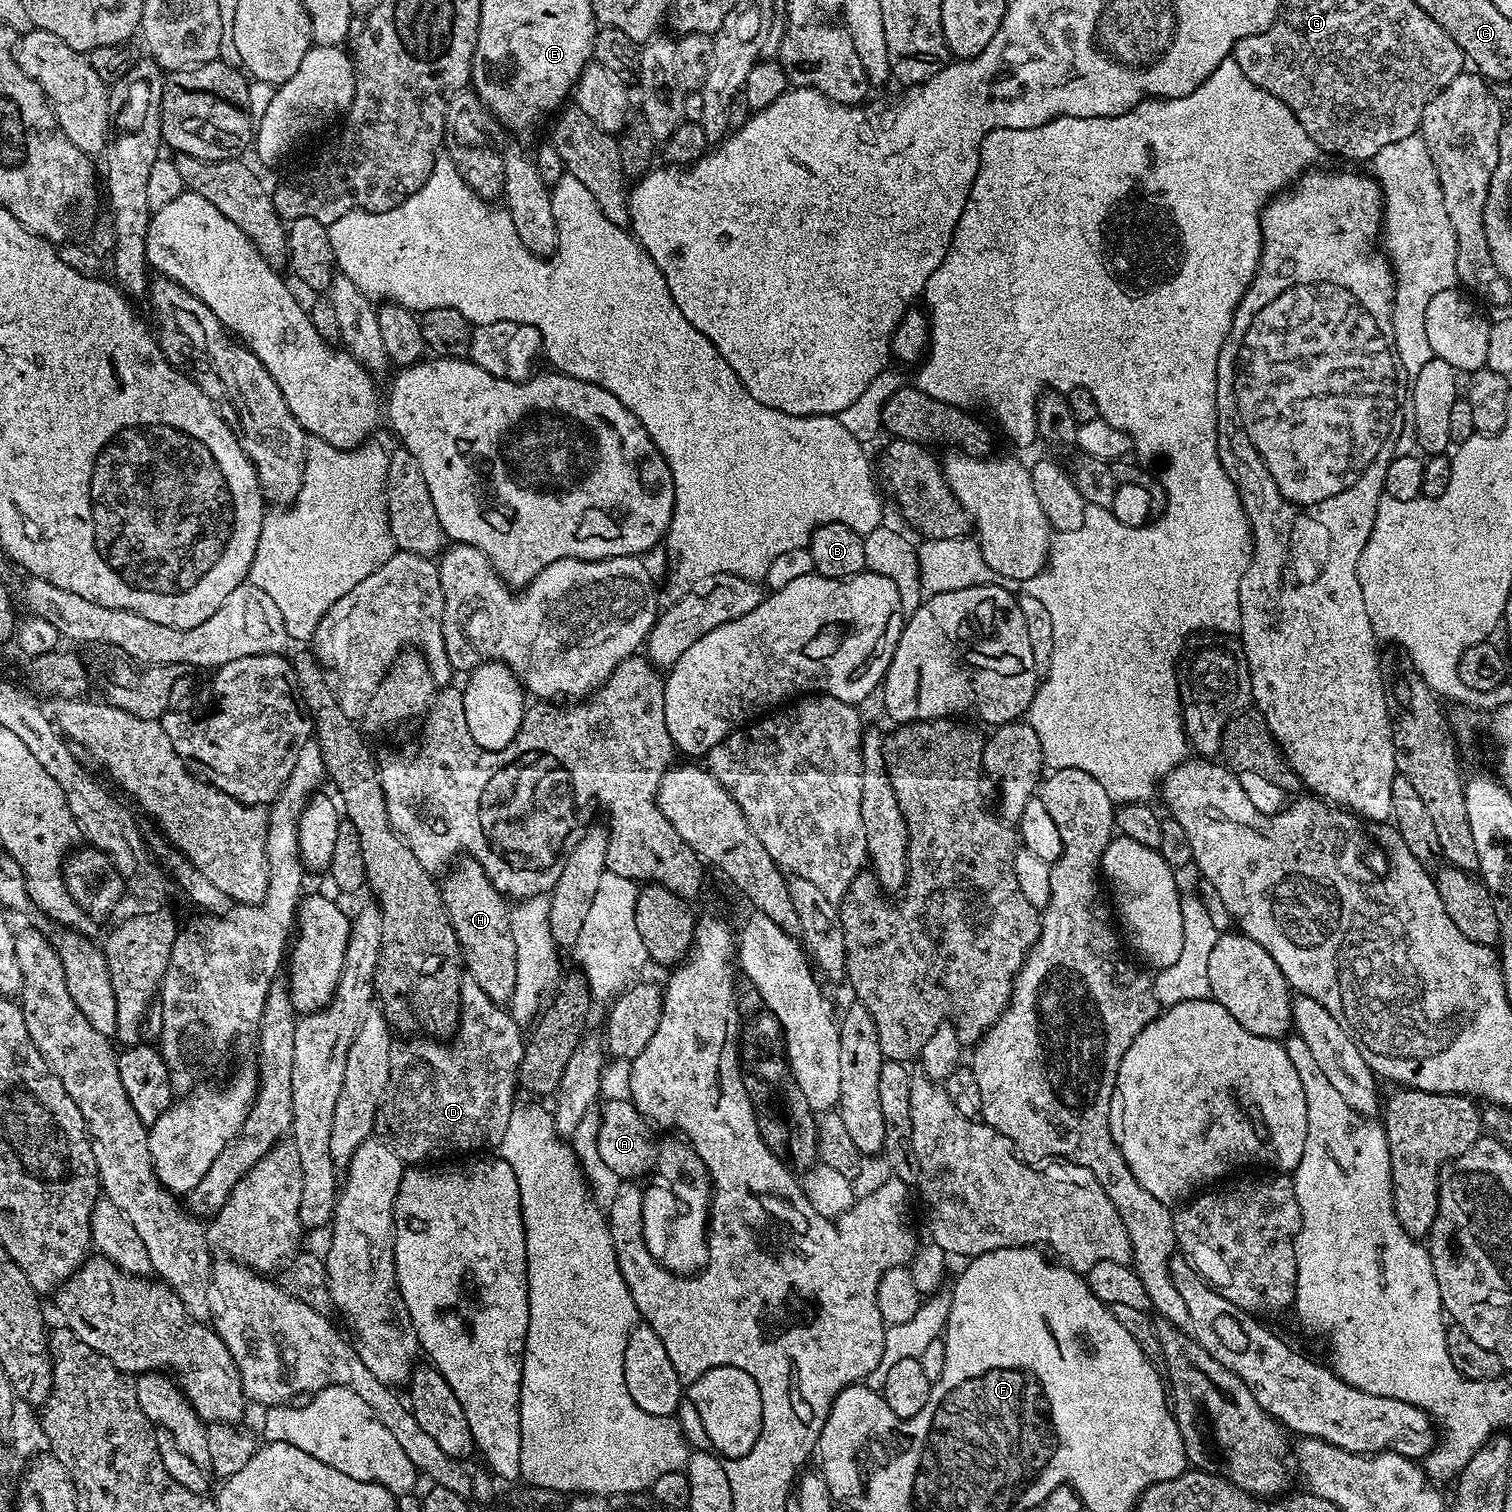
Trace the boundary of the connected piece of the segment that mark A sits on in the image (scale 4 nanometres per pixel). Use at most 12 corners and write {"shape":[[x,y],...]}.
{"shape":[[624,1098],[599,1113],[598,1154],[622,1178],[657,1168],[643,1237],[679,1275],[708,1252],[710,1177],[683,1139],[652,1137]]}

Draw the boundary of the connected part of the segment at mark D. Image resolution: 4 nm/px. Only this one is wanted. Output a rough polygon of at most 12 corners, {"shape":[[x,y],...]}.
{"shape":[[460,982],[447,1042],[400,1039],[376,1115],[405,1162],[500,1145],[525,1033]]}

